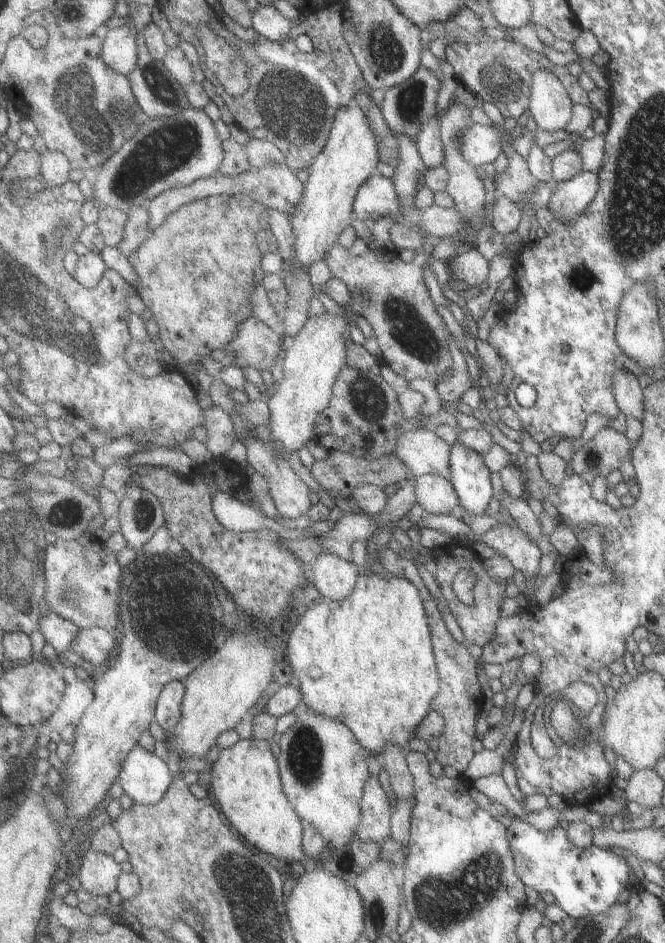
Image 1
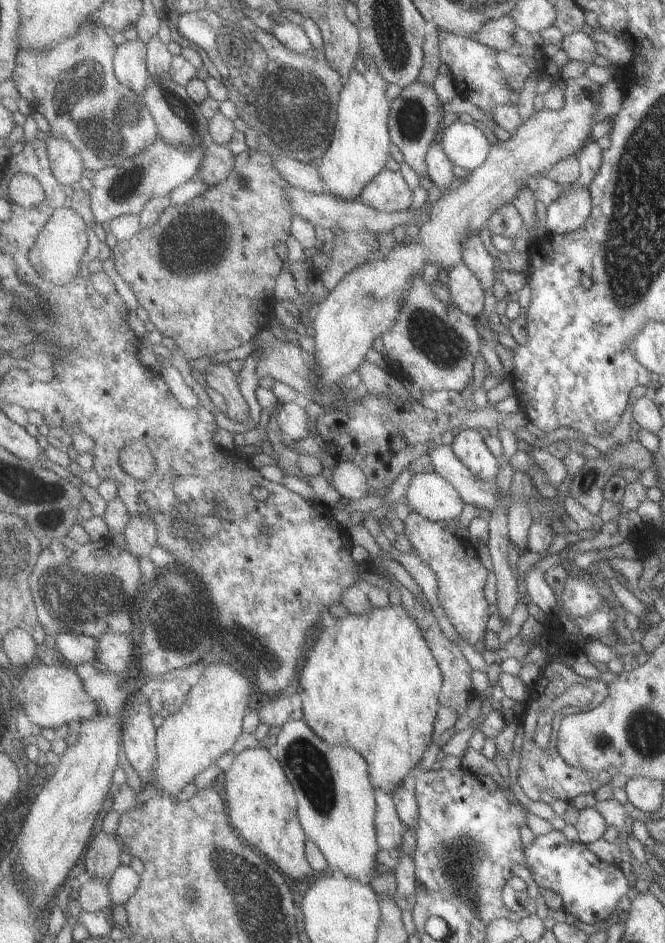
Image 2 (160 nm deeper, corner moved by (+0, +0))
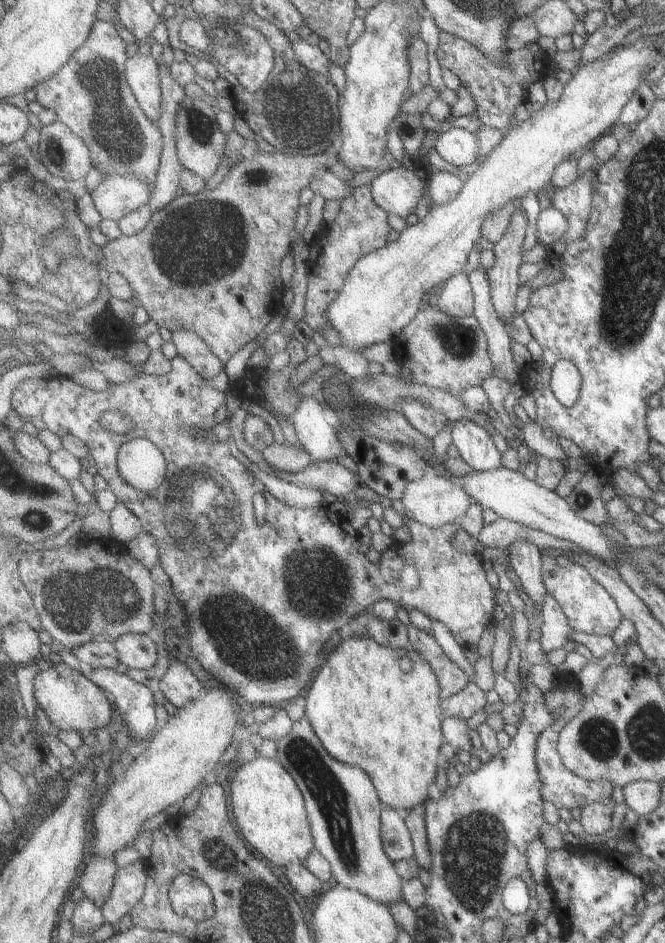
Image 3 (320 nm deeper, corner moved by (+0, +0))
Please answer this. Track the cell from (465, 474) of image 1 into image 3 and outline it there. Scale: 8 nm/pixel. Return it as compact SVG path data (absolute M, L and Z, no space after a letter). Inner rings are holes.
M463 419L452 424L451 429L452 444L463 460L476 471L490 471L502 464L503 454L486 428L472 420Z

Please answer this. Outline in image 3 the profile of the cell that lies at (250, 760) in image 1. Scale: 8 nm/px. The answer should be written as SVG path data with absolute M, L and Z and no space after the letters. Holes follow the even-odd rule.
M260 755L242 762L231 783L233 818L251 847L281 870L291 887L305 898L319 898L324 880L308 869L308 856L316 850L304 794L287 768L276 758Z

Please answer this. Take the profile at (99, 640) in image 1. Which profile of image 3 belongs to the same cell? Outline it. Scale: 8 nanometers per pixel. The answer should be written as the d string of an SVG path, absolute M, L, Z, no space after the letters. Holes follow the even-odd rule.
M129 633L120 636L114 643L120 654L120 662L128 669L151 671L157 664L157 644L153 635Z

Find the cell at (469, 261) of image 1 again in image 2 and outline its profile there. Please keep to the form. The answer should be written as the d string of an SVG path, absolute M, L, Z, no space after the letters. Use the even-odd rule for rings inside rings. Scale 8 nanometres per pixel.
M464 262L449 271L446 286L453 306L474 318L482 314L486 290Z

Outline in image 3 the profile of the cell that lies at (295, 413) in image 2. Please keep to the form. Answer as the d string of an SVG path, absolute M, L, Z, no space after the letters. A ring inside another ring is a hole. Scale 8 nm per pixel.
M318 395L305 398L289 422L302 446L312 455L311 464L335 461L339 456L348 455L345 443L338 435L337 424Z

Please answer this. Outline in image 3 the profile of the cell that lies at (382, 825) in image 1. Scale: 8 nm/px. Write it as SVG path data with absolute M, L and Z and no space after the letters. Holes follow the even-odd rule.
M384 807L382 812L382 839L388 857L396 863L416 858L412 834L405 820L405 813L399 809Z

